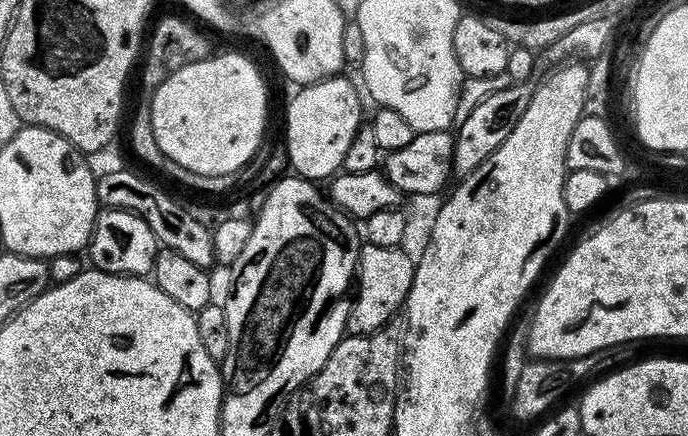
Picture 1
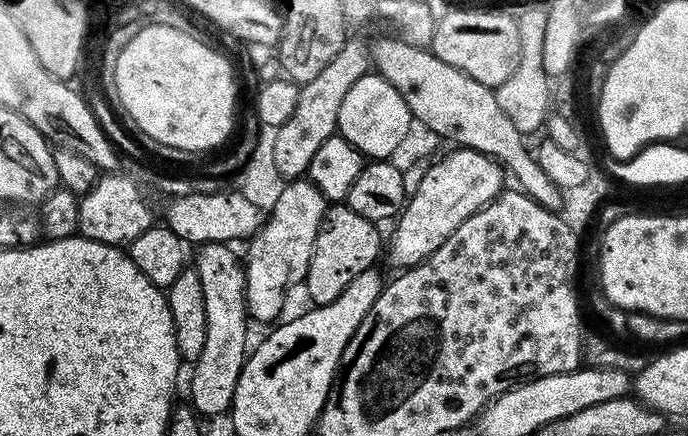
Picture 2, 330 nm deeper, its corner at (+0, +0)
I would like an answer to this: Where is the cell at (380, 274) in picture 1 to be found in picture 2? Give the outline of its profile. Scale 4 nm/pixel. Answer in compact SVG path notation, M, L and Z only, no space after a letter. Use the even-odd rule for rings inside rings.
M336 202L325 207L324 221L316 235L308 273L302 281L302 288L308 291L313 305L334 302L334 298L338 298L338 294L342 294L342 290L346 290L346 286L358 278L358 274L373 267L379 256L381 259L382 244L380 248L380 232L376 228L379 227L373 221L362 218L362 214L354 214L347 203Z

